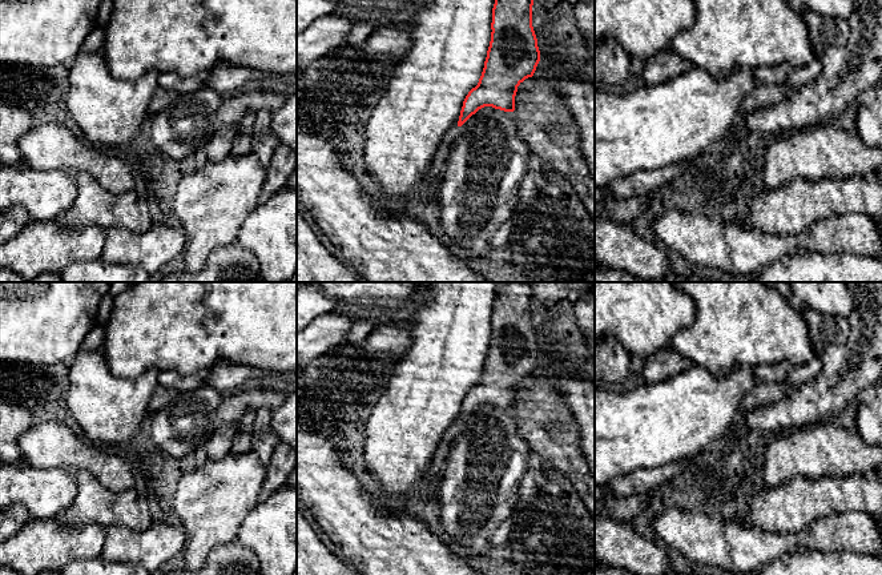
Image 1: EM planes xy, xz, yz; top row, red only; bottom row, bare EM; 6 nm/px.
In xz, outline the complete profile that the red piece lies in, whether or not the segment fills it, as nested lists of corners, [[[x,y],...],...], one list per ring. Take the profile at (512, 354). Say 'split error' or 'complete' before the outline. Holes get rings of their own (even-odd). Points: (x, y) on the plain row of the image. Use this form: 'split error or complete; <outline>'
split error; [[[528,282],[498,284],[482,374],[466,394],[459,418],[443,434],[430,465],[431,474],[443,474],[452,443],[466,431],[466,419],[479,407],[515,409],[517,385],[533,374],[540,359],[532,303]]]

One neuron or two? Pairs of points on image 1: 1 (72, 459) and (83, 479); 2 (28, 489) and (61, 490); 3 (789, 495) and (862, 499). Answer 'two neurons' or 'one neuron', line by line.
1: two neurons
2: one neuron
3: one neuron

